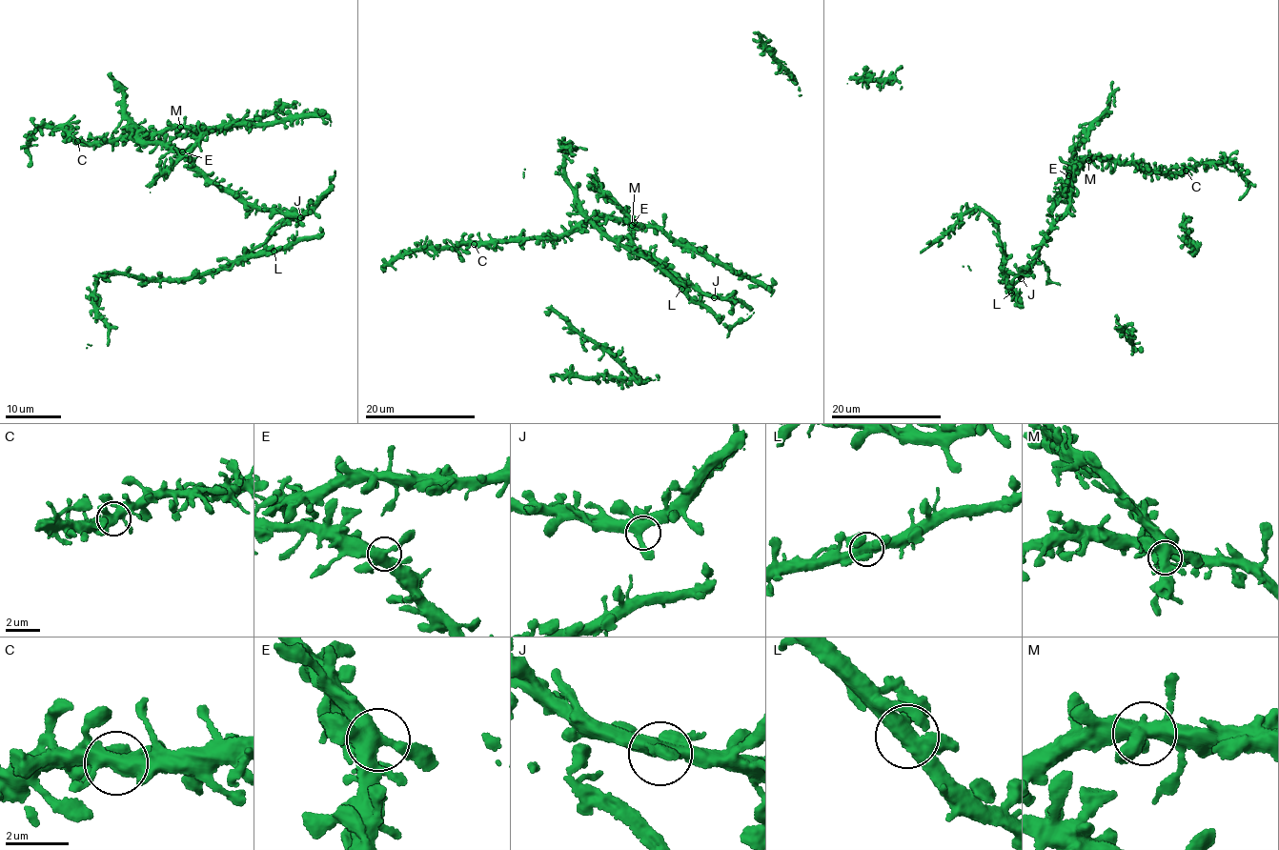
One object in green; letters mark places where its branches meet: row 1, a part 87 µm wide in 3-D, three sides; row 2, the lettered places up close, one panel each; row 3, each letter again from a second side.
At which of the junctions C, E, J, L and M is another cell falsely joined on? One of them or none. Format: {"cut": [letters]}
{"cut": []}

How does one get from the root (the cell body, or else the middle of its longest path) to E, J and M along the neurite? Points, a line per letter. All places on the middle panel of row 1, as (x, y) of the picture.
E: (647, 253), (638, 251), (634, 243), (634, 222)
J: (647, 253), (665, 262), (679, 277), (714, 297)
M: (647, 253), (638, 251), (625, 214), (632, 217), (632, 225)

